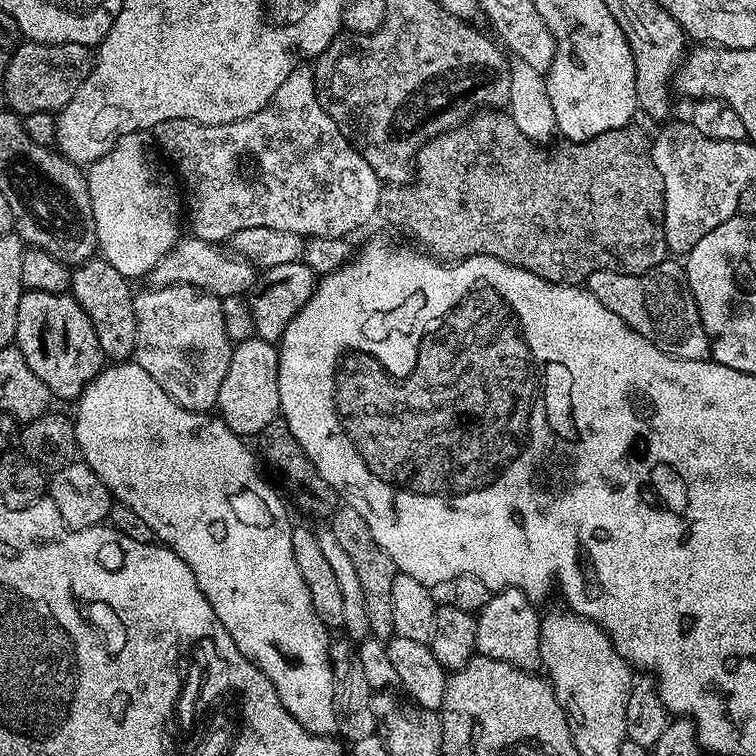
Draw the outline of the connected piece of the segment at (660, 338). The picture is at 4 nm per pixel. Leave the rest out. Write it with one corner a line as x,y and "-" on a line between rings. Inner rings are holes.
672,258
663,260
649,272
643,272
637,276
618,274
610,270
598,270
588,276
586,287
594,294
594,298
598,298
598,302
602,302
602,306
606,306
606,310
618,314
618,318
622,318
622,322
626,322
628,328
642,334
642,338
654,342
654,346
658,346
658,350
683,360
707,360
710,356
708,332
704,329
696,299
688,285
688,276
684,272
683,263
675,264
674,260

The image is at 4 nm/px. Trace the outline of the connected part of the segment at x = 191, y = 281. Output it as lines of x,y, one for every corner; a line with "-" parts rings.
191,234
181,235
170,254
166,254
166,258
162,258
152,268
151,283
157,288
165,288
168,284
189,284
191,288
199,288
201,292
208,292
217,298
244,296
257,283
257,269
240,255
228,250
223,252
220,248
223,247
211,240
200,240

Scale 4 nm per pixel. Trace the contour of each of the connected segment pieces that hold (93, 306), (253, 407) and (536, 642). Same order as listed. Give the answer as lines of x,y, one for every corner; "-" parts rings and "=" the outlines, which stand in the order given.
93,258
86,261
85,264
77,264
72,268
72,287
70,294
80,305
82,310
86,310
86,314
90,318
90,322
94,322
94,334
98,334
98,342
105,357
112,362
124,362
129,359
136,351
136,335
138,334
138,322
134,318
134,288
130,280
120,274
114,266
106,259
=
257,335
249,340
241,340
233,347
230,370
226,370
226,378
222,378
216,408
225,426
236,436
254,438
269,422
274,422
280,416
279,361
277,345
261,340
=
503,588
501,592
493,592
490,602
480,612
475,613
476,617
476,651
486,658
494,658
506,662
515,668
525,670
536,670
541,667
540,662
540,622
541,613
536,613
537,605
528,599
528,595
517,588

